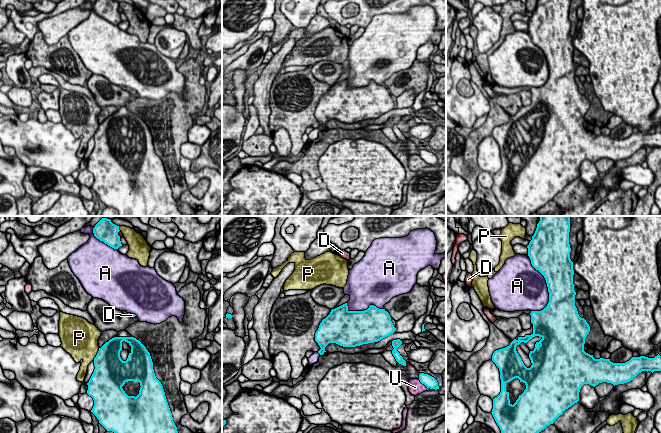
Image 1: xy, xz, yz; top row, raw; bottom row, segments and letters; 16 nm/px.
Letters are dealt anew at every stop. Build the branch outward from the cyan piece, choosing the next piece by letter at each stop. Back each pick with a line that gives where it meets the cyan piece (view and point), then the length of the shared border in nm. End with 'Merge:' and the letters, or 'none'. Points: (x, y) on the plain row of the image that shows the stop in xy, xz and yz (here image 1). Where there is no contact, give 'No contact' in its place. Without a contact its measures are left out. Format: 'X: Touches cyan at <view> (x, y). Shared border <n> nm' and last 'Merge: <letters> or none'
D: Touches cyan at xy (134, 91). Shared border 70 nm
Merge: D

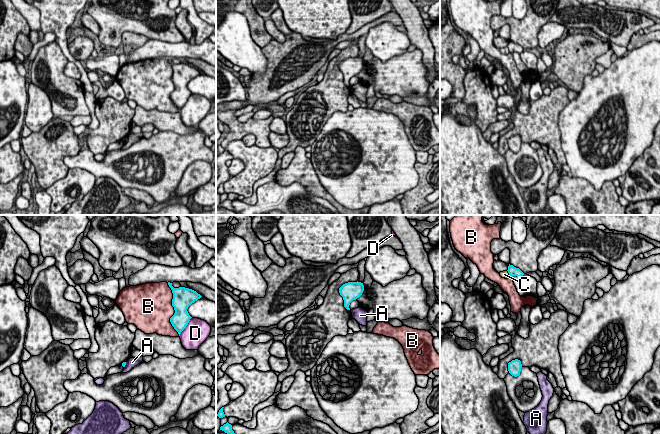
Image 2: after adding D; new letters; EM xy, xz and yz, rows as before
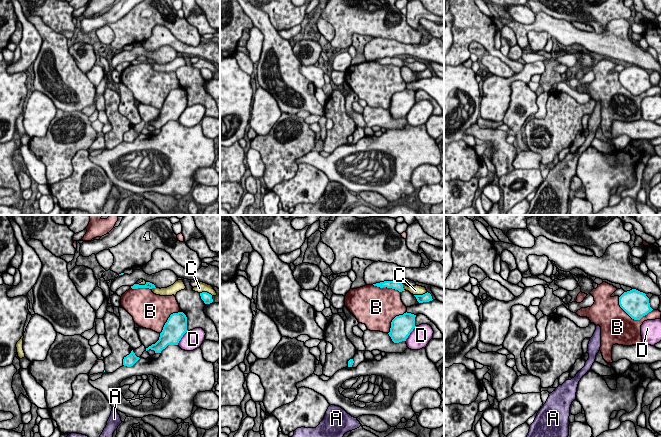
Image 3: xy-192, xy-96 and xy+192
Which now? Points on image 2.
Merge: none

